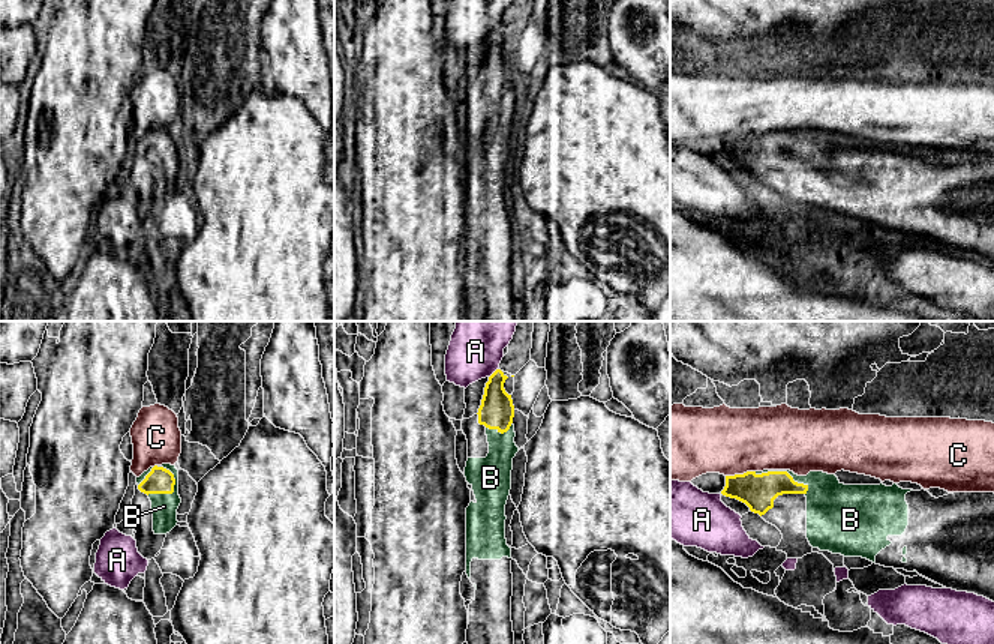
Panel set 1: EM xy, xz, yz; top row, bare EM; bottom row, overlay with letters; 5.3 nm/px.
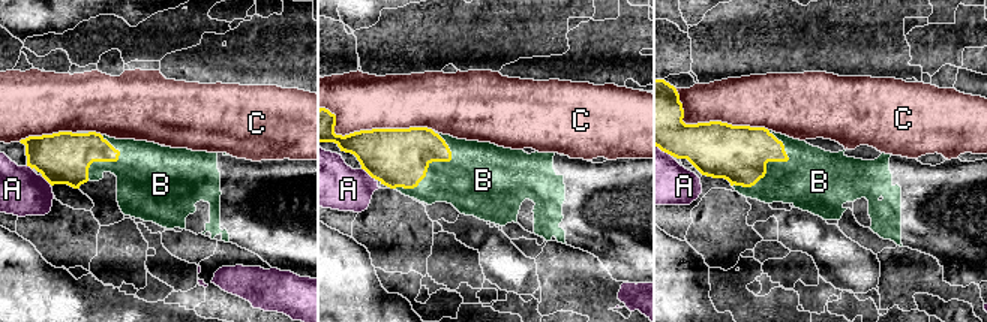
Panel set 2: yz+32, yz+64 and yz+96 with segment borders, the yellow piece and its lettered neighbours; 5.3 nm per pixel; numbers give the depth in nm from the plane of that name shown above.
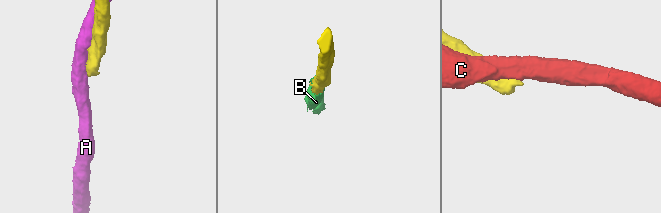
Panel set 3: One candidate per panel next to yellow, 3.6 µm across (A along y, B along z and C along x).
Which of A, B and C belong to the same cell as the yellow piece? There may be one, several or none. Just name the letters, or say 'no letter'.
B

